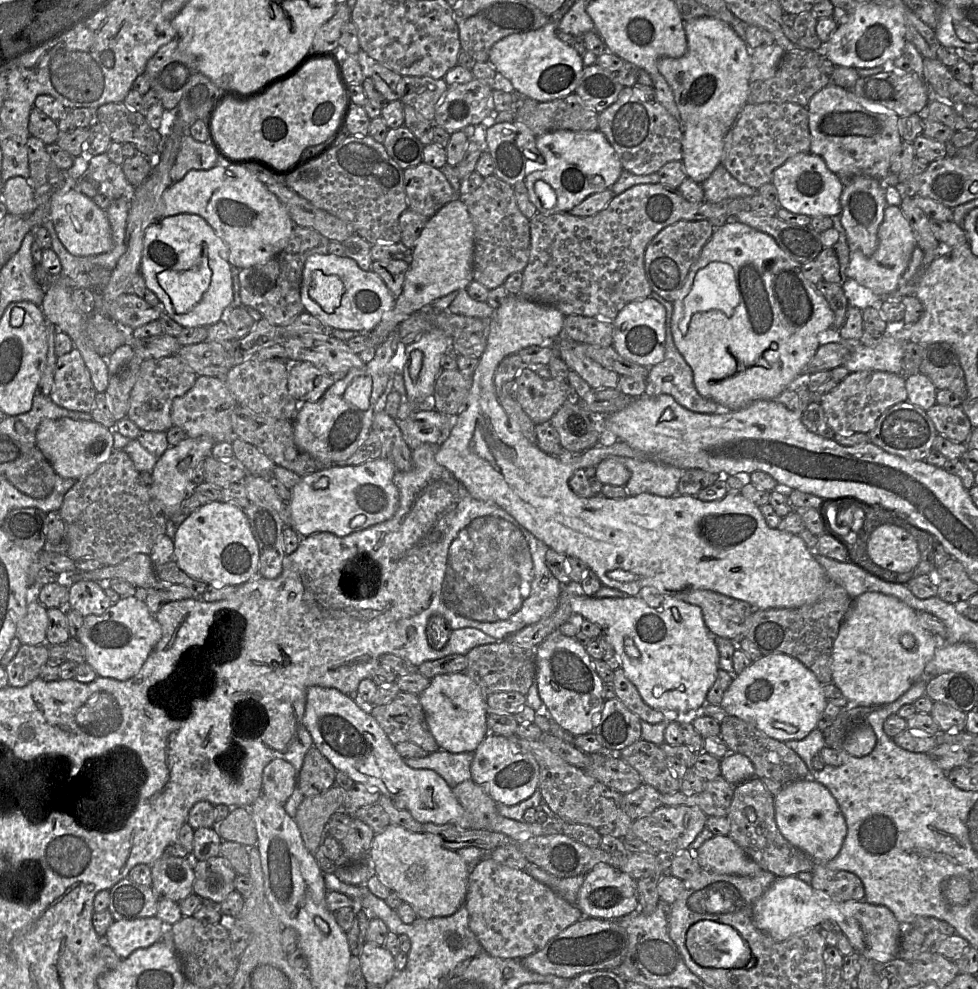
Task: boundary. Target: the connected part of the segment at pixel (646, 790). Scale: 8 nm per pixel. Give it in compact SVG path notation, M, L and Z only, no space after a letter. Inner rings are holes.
M642 783L634 791L621 798L622 810L634 821L645 817L661 807L662 794L654 787Z

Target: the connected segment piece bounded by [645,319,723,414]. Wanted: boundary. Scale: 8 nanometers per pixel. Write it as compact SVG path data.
M671 319L666 333L665 358L661 363L650 368L645 394L670 395L677 403L692 412L716 414L723 410L717 403L702 397L696 390L692 369L674 343Z

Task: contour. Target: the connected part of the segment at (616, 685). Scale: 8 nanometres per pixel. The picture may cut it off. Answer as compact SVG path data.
M621 668L614 670L612 685L616 698L641 720L658 724L665 719L662 711L653 709L644 702L636 686L625 676Z

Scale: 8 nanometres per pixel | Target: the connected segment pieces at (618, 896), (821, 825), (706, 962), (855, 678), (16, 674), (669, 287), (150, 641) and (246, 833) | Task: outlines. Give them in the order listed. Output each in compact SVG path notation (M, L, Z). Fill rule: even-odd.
M600 863L585 874L578 892L577 906L585 917L619 919L639 911L637 880L620 869Z
M803 779L789 784L774 796L775 821L781 834L817 863L827 863L839 853L847 825L831 792L821 783Z
M711 920L694 923L685 943L692 959L705 968L743 968L752 958L749 945L734 928Z
M866 592L851 602L835 639L832 652L832 683L850 704L869 706L890 704L915 682L924 678L926 665L933 659L941 640L920 623L917 612L898 598L879 592Z
M24 645L20 647L11 662L5 667L8 686L18 688L28 685L39 677L49 660L49 645Z
M680 220L662 229L647 245L644 254L645 273L653 293L673 303L677 300L688 273L702 248L714 232L708 220Z
M121 597L101 615L84 617L78 641L85 647L86 663L100 677L125 681L133 677L161 638L161 626L144 601Z
M232 807L228 816L216 826L222 840L234 841L245 847L257 844L255 823L248 807Z

